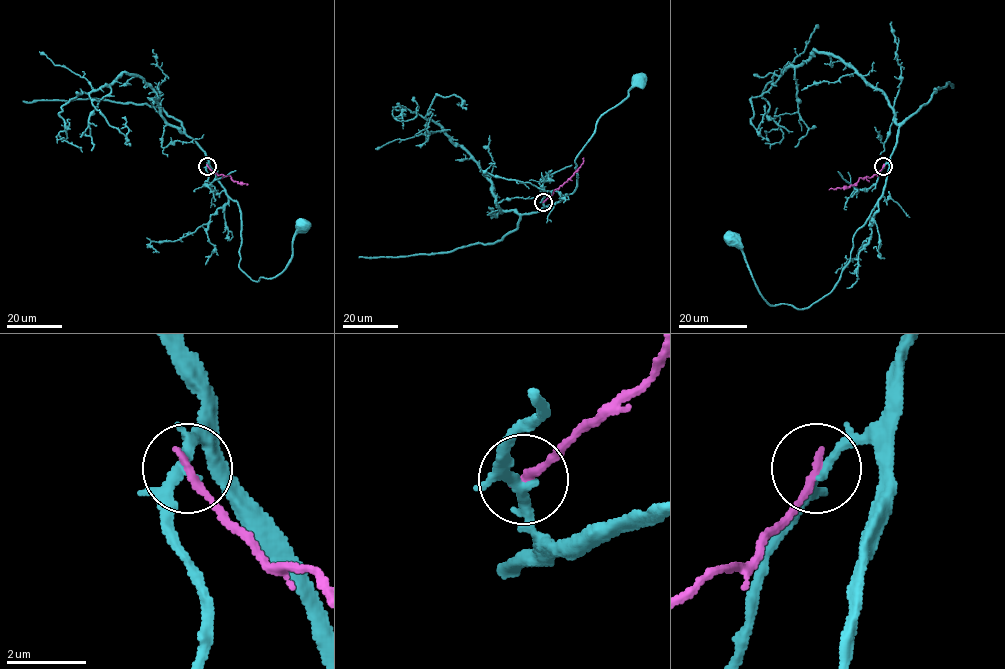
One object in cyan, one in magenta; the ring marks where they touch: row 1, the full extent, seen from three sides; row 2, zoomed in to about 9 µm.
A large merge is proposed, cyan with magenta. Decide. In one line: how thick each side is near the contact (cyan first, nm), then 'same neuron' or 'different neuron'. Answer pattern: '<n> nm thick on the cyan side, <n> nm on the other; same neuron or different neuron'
190 nm thick on the cyan side, 200 nm on the other; same neuron

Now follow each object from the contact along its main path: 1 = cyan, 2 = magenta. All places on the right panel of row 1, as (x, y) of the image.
1: (883, 166), (889, 165), (886, 185), (852, 239), (850, 262), (834, 288), (807, 308), (771, 305), (732, 240)
2: (883, 165), (877, 174), (859, 178), (849, 187), (828, 189)

